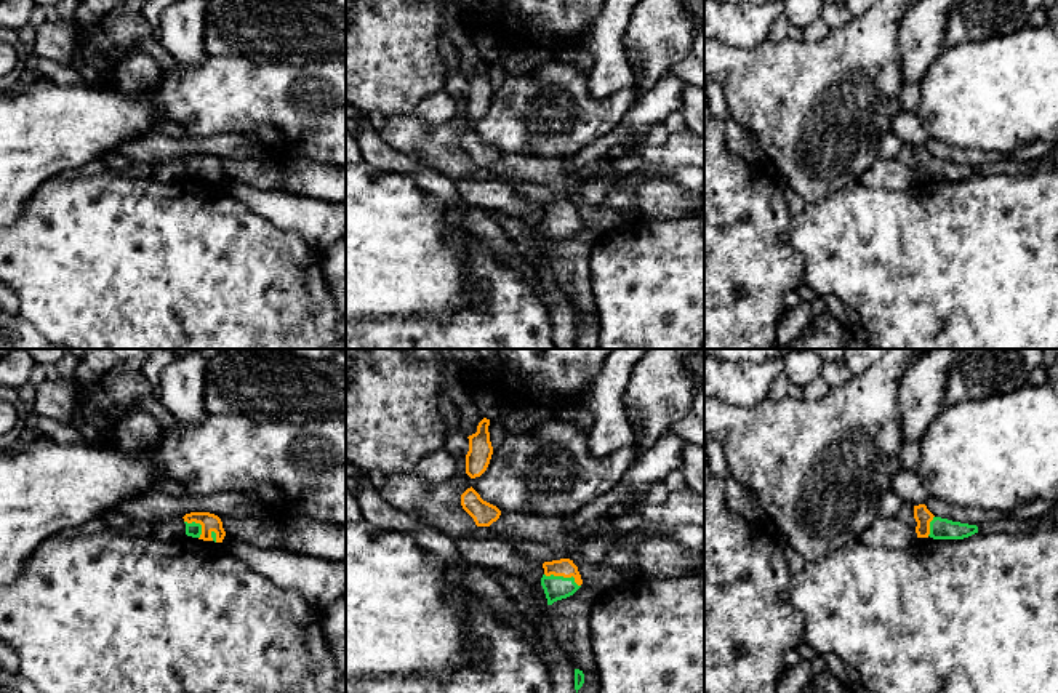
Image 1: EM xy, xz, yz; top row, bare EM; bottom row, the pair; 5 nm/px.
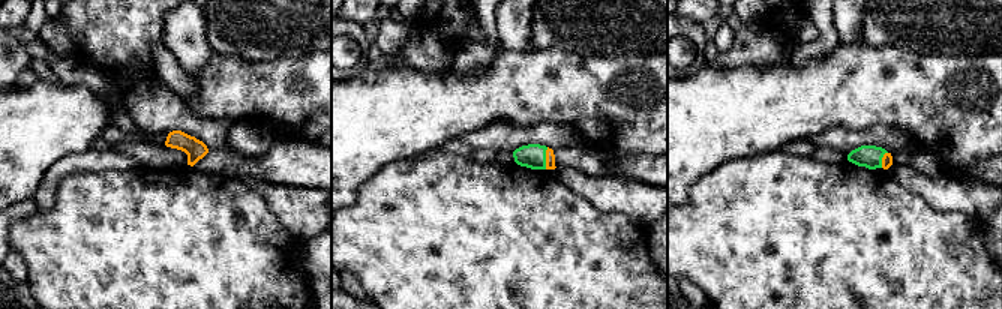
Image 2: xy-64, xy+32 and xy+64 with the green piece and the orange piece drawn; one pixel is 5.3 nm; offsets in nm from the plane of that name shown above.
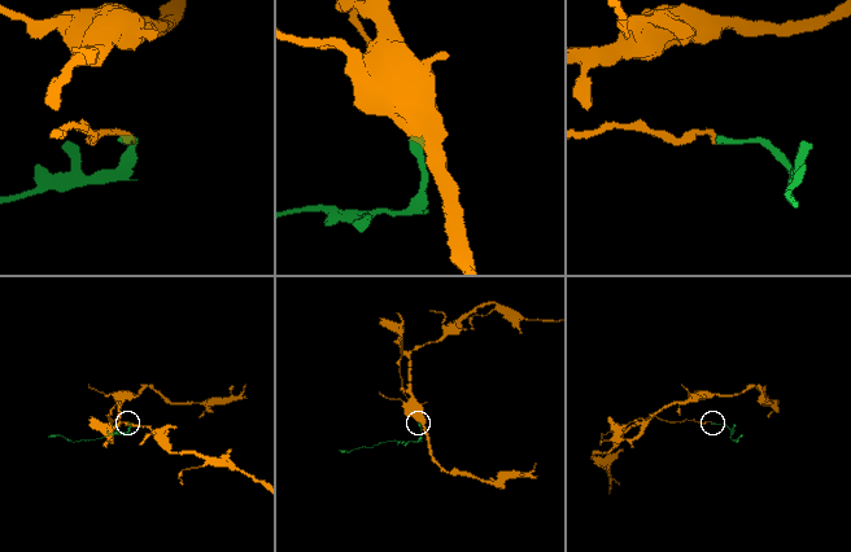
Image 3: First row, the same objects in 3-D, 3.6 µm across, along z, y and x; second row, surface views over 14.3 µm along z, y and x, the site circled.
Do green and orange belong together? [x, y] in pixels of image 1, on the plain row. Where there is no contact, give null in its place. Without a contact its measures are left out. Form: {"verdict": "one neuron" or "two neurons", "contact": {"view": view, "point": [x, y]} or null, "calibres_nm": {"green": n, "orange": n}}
{"verdict": "one neuron", "contact": {"view": "xz", "point": [562, 218]}, "calibres_nm": {"green": 130, "orange": 90}}

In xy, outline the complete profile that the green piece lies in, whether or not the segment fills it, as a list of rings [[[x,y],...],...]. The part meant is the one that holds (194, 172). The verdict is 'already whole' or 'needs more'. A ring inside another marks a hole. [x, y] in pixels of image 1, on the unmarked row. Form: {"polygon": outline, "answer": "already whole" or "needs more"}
{"polygon": [[[190,154],[184,158],[186,176],[203,182],[222,184],[226,173],[218,157],[210,154]]], "answer": "needs more"}

